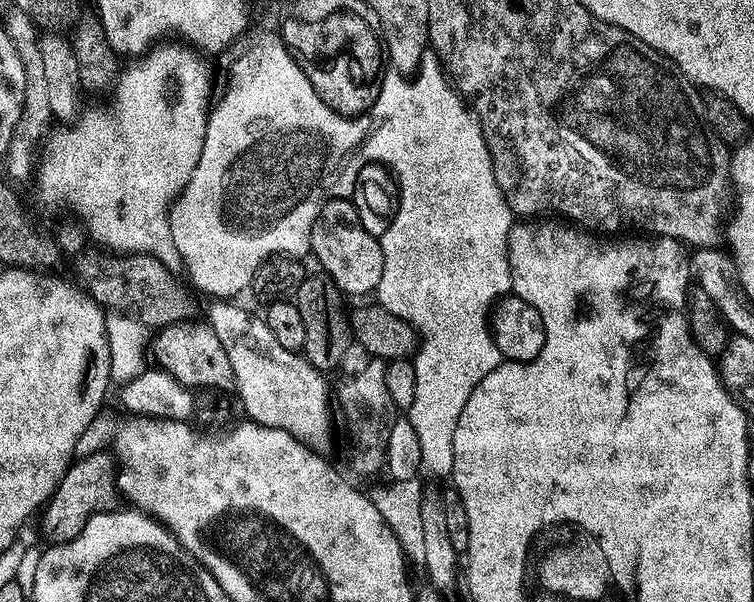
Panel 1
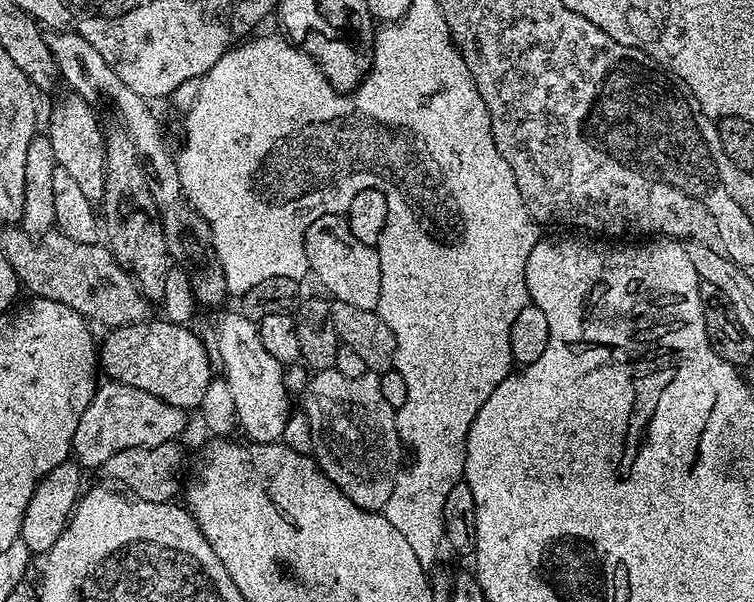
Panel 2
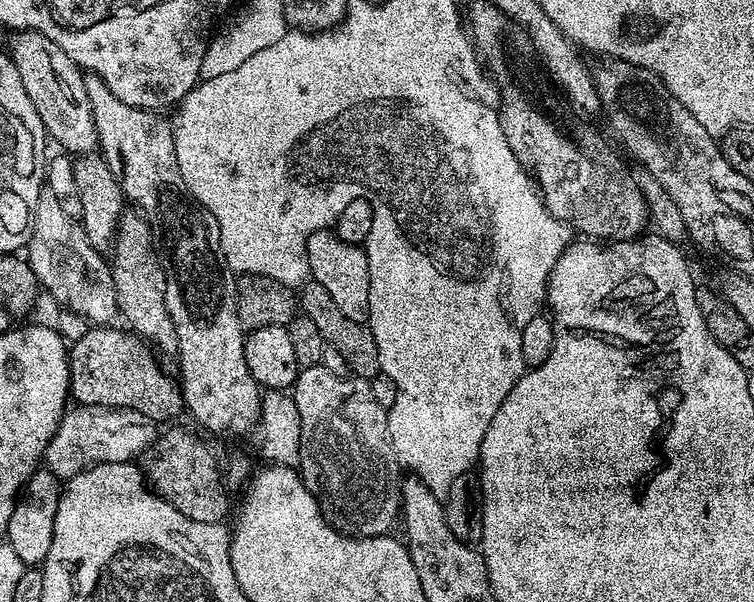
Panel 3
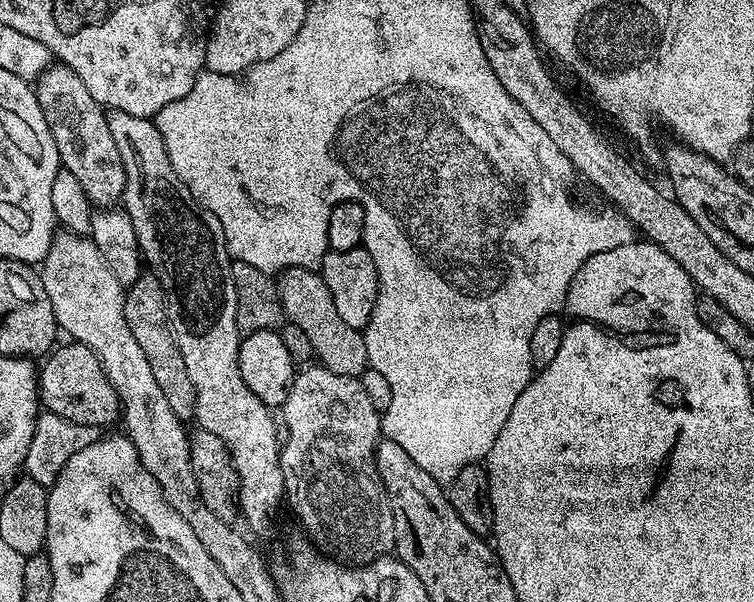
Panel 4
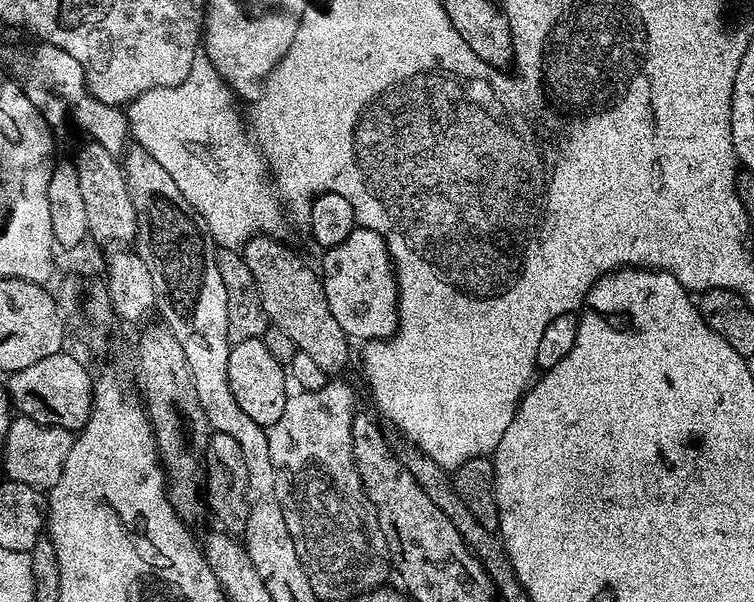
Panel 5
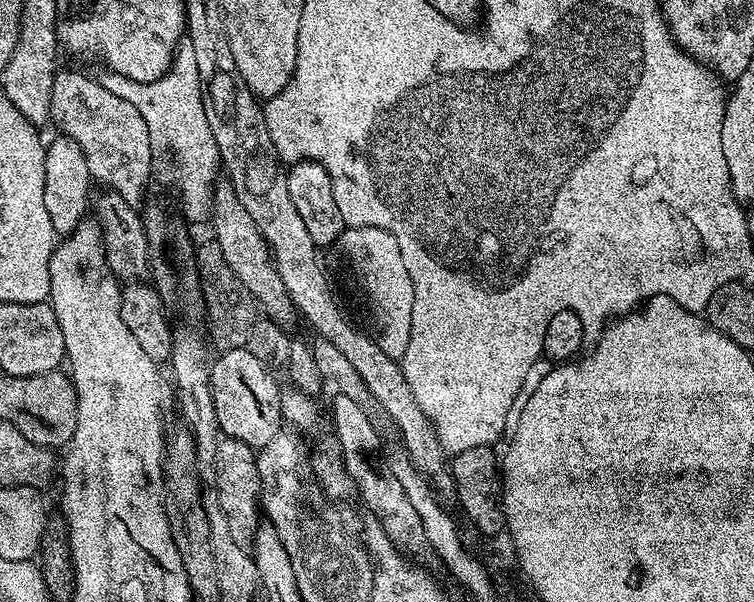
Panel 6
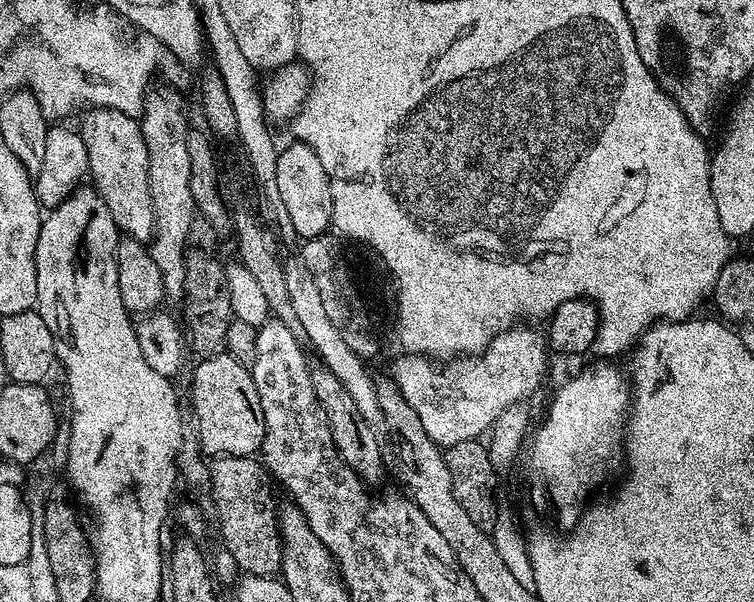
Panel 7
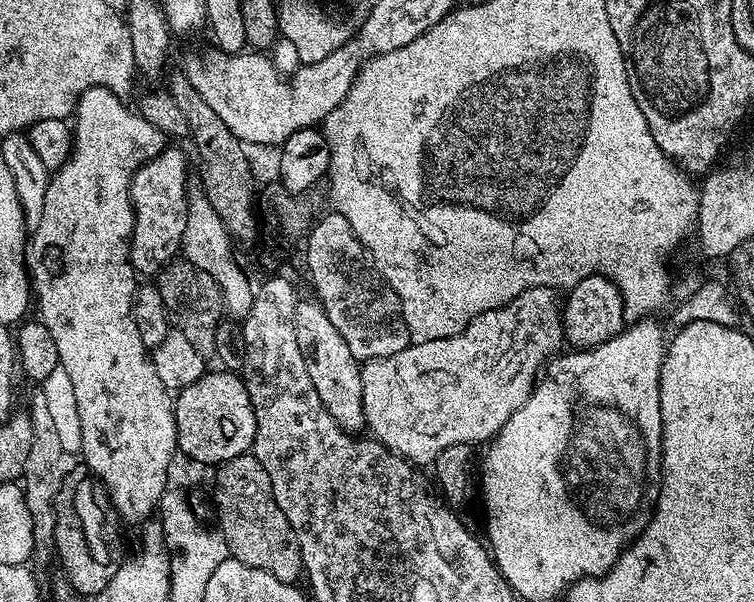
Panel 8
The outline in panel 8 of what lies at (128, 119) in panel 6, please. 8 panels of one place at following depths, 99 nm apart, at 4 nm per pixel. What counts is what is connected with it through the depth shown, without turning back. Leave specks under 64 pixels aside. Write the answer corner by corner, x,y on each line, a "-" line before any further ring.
172,146
165,147
156,159
140,165
132,175
130,198
136,217
130,241
130,259
133,272
141,277
155,277
167,264
177,259
181,251
180,243
186,227
189,175
188,160
183,150

